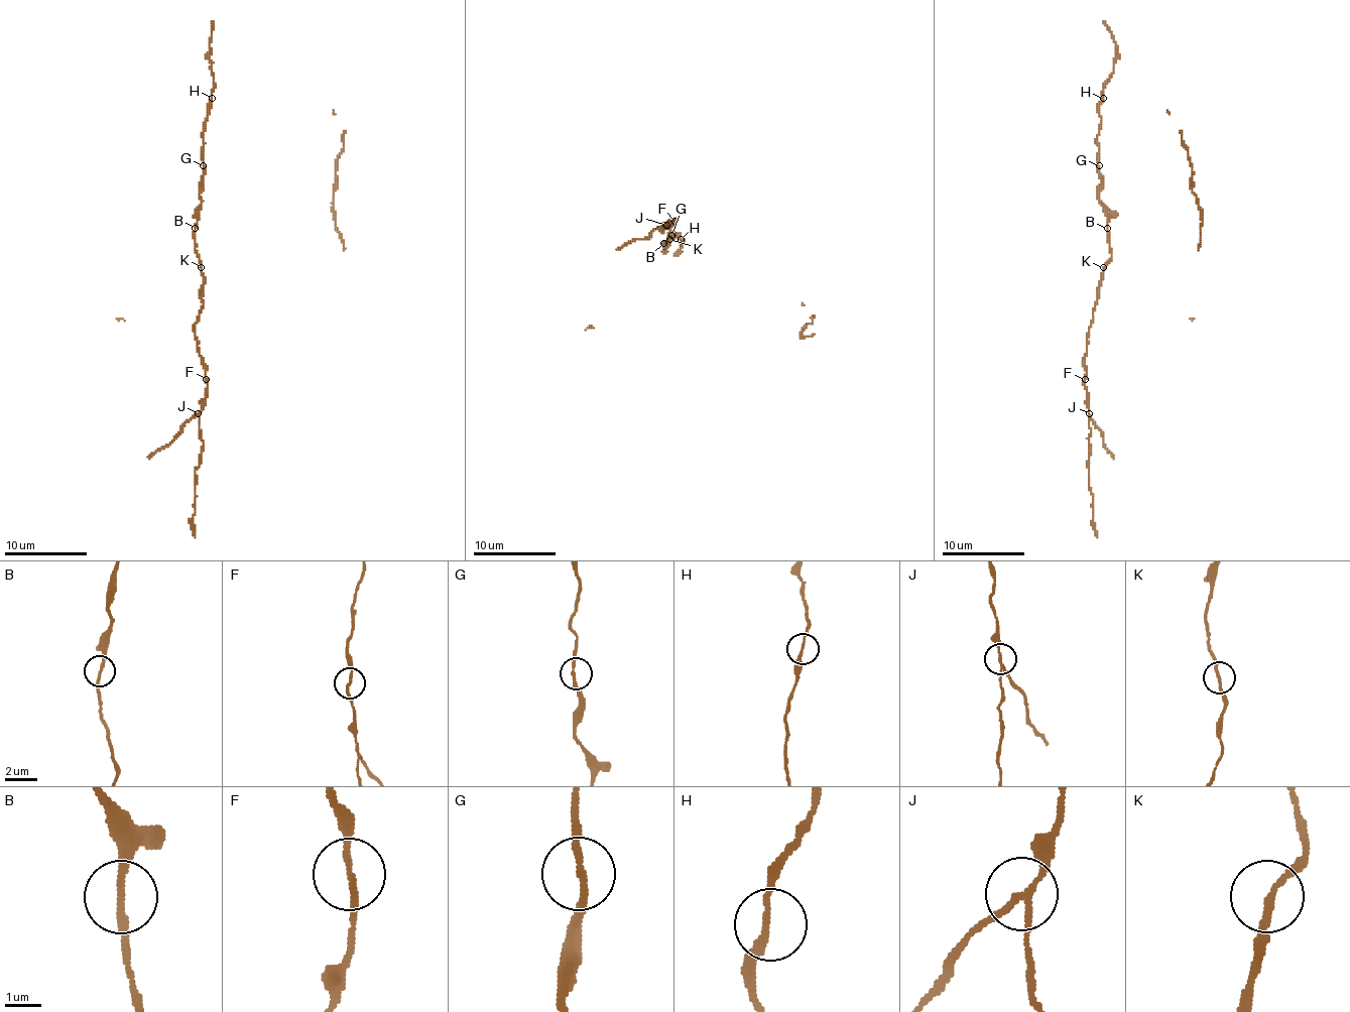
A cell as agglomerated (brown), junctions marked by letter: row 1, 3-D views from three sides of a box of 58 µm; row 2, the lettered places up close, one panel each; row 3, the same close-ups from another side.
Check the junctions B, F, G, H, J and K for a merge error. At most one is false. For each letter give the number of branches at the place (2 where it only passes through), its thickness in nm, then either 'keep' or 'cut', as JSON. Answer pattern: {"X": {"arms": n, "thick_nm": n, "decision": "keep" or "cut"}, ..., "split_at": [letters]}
{"B": {"arms": 2, "thick_nm": 170, "decision": "keep"}, "F": {"arms": 2, "thick_nm": 150, "decision": "keep"}, "G": {"arms": 2, "thick_nm": 180, "decision": "keep"}, "H": {"arms": 2, "thick_nm": 170, "decision": "keep"}, "J": {"arms": 3, "thick_nm": 140, "decision": "cut"}, "K": {"arms": 2, "thick_nm": 170, "decision": "keep"}, "split_at": ["J"]}

